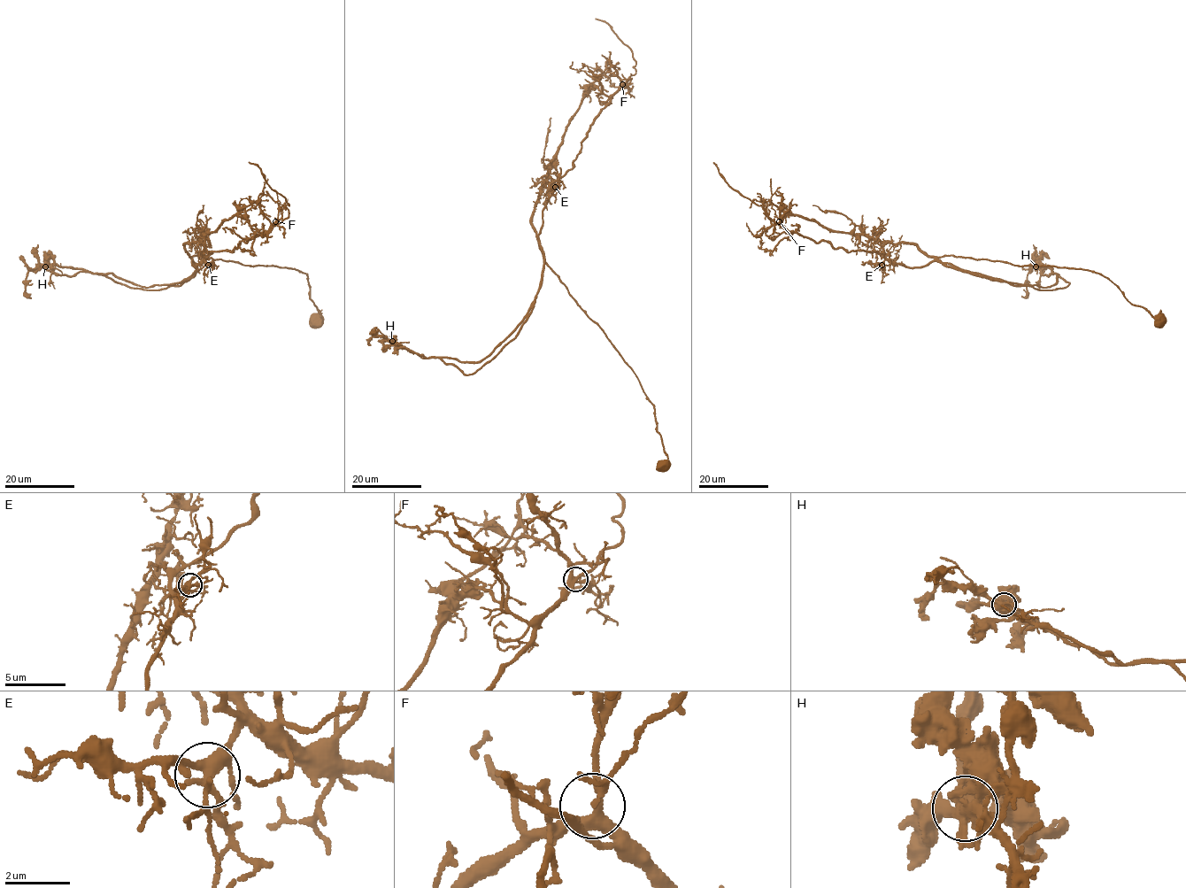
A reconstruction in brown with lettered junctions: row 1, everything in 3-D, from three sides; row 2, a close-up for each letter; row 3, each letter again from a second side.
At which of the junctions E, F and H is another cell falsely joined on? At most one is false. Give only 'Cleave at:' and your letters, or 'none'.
Cleave at: H

